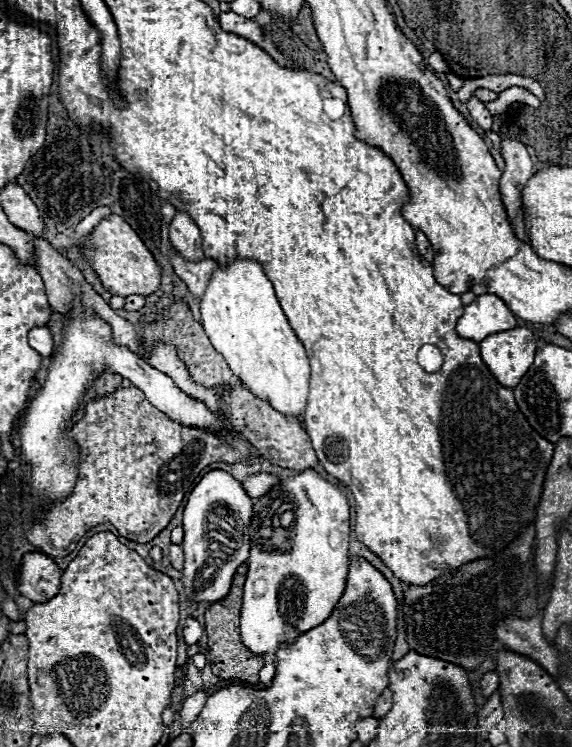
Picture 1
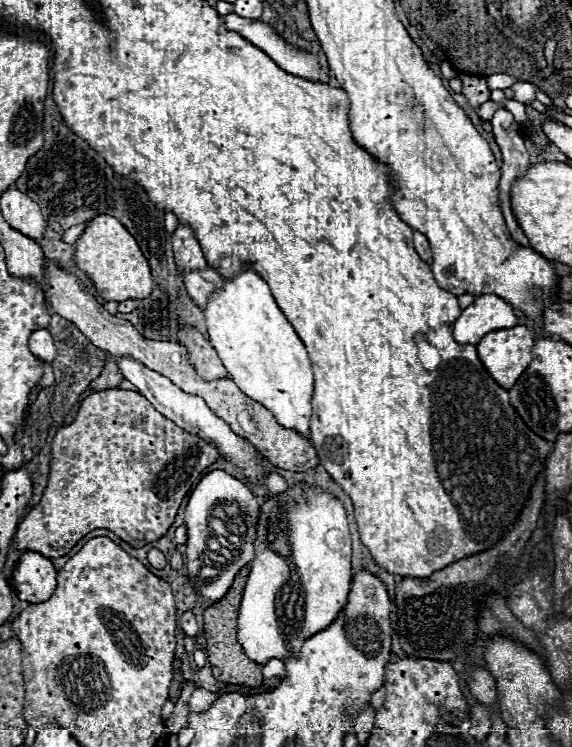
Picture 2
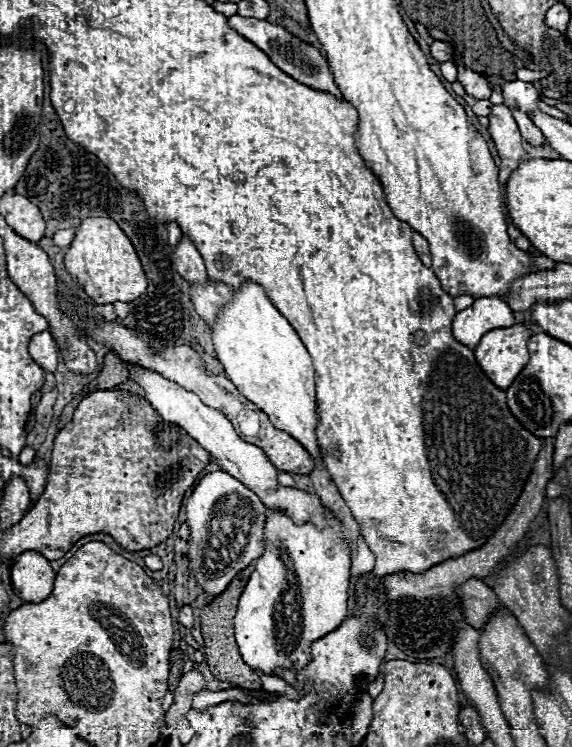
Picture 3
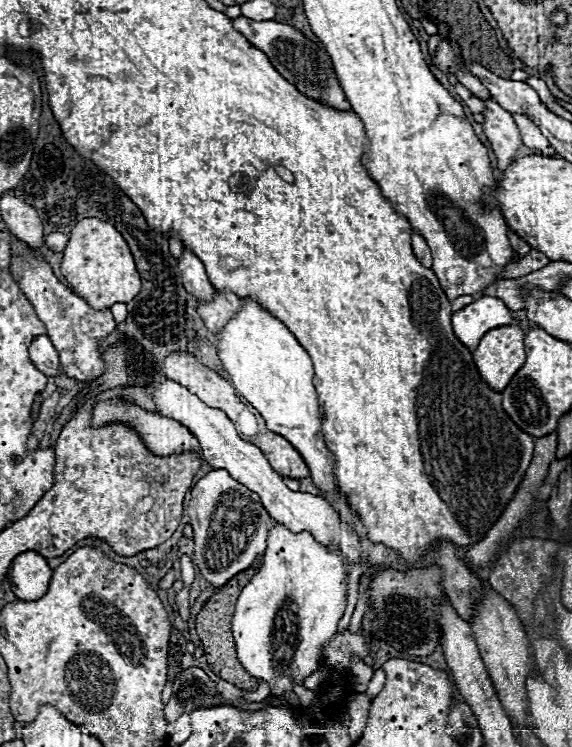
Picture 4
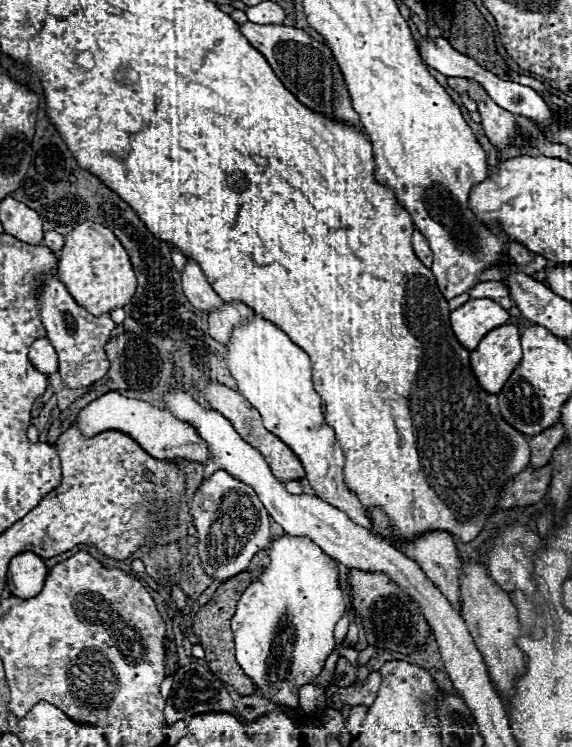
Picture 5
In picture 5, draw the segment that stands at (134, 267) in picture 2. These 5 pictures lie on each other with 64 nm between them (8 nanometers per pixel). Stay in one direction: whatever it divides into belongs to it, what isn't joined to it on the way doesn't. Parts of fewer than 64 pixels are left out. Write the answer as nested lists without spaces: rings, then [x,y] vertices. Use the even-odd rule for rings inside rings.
[[[84,222],[76,226],[68,236],[60,256],[58,278],[64,282],[72,298],[84,306],[92,316],[108,314],[114,308],[126,306],[136,290],[136,276],[130,258],[118,238],[106,226]]]

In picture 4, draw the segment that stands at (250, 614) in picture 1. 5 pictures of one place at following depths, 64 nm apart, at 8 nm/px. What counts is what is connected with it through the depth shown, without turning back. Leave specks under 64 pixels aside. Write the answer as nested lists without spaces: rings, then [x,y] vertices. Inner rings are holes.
[[[282,524],[270,528],[270,534],[268,534],[268,548],[264,552],[264,560],[262,560],[262,566],[258,568],[258,572],[254,574],[254,578],[250,580],[248,586],[244,586],[238,602],[236,602],[236,612],[232,616],[232,632],[234,632],[234,640],[236,640],[236,654],[238,654],[238,660],[240,664],[248,670],[248,674],[252,674],[256,680],[264,680],[268,686],[270,686],[270,694],[272,696],[278,696],[278,698],[284,698],[286,692],[292,692],[292,682],[296,684],[302,684],[312,672],[316,672],[320,668],[320,662],[322,662],[322,648],[336,636],[336,626],[338,626],[338,620],[342,618],[344,614],[344,606],[346,606],[346,564],[344,564],[344,558],[338,554],[338,552],[328,552],[322,544],[318,544],[314,540],[314,536],[310,532],[300,532],[300,534],[294,534],[290,532],[288,528],[284,528]]]

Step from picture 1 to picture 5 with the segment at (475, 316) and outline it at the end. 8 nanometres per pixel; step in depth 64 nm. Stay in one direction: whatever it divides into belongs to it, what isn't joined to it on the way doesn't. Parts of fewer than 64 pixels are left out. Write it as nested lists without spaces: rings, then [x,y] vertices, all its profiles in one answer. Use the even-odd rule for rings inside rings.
[[[470,298],[450,312],[450,324],[458,342],[470,352],[490,330],[504,326],[508,318],[508,312],[488,298]]]

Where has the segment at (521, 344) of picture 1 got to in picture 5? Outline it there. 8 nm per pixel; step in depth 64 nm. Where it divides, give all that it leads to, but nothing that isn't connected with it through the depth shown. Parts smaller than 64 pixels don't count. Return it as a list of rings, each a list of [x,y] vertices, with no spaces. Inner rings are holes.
[[[504,324],[488,332],[476,350],[470,352],[470,366],[476,380],[488,394],[498,394],[512,370],[522,360],[520,330]]]

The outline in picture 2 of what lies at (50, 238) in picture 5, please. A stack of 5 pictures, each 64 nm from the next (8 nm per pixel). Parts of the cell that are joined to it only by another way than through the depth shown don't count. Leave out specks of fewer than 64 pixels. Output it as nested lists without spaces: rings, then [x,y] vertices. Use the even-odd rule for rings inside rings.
[[[82,222],[82,224],[78,224],[78,226],[68,228],[68,230],[62,234],[62,242],[66,242],[66,244],[74,244],[74,242],[78,240],[78,236],[84,232],[86,224],[88,224],[88,222]]]

